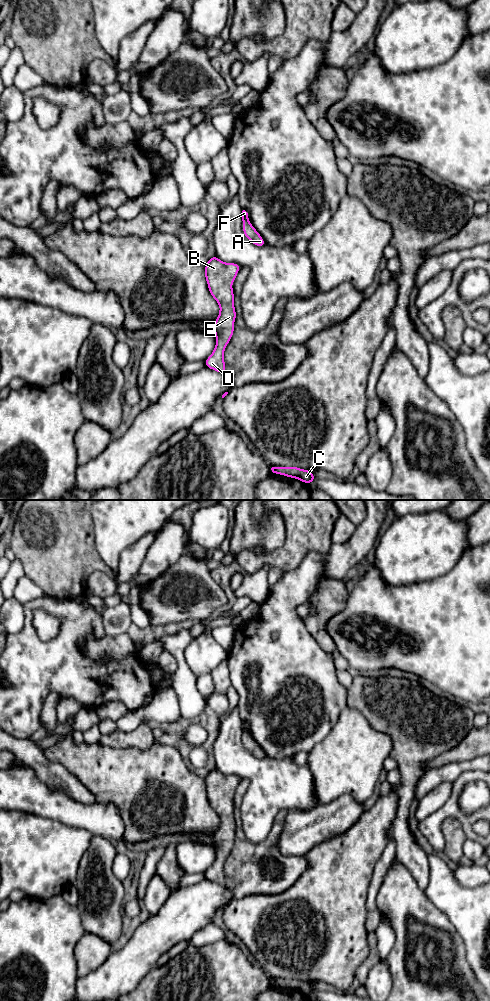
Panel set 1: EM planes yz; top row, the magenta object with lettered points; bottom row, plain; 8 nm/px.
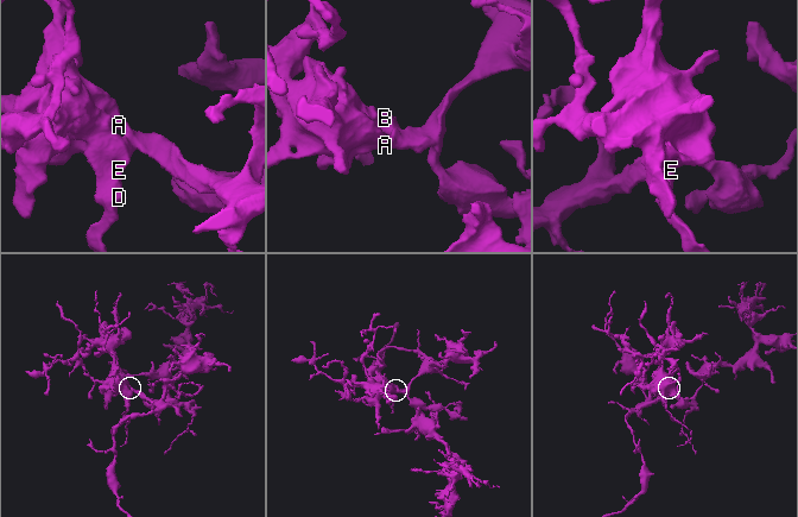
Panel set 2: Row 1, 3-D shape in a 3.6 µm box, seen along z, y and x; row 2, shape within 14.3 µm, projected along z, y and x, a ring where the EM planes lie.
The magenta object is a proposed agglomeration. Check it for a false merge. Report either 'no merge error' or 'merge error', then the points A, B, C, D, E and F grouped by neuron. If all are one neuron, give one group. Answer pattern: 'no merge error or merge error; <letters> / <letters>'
no merge error; A B C D E F

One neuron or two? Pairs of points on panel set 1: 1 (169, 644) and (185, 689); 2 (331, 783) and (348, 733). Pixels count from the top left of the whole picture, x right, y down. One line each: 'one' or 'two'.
1: one
2: one

